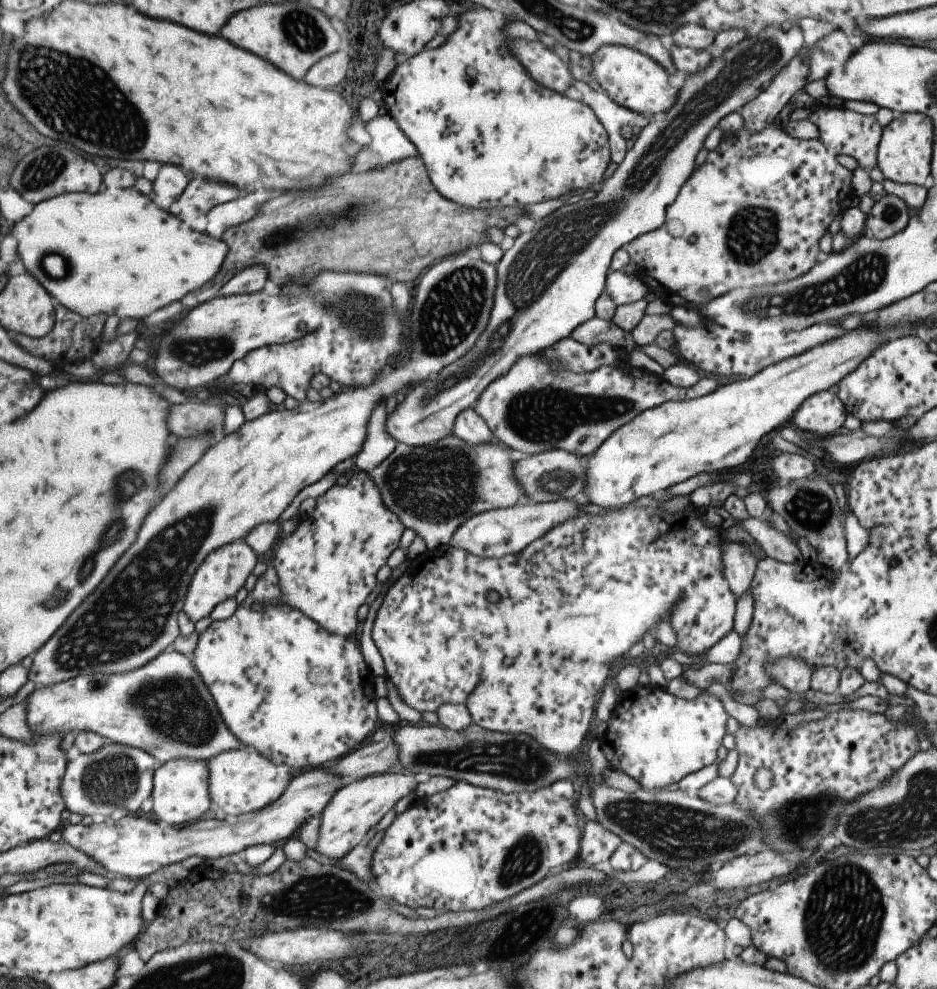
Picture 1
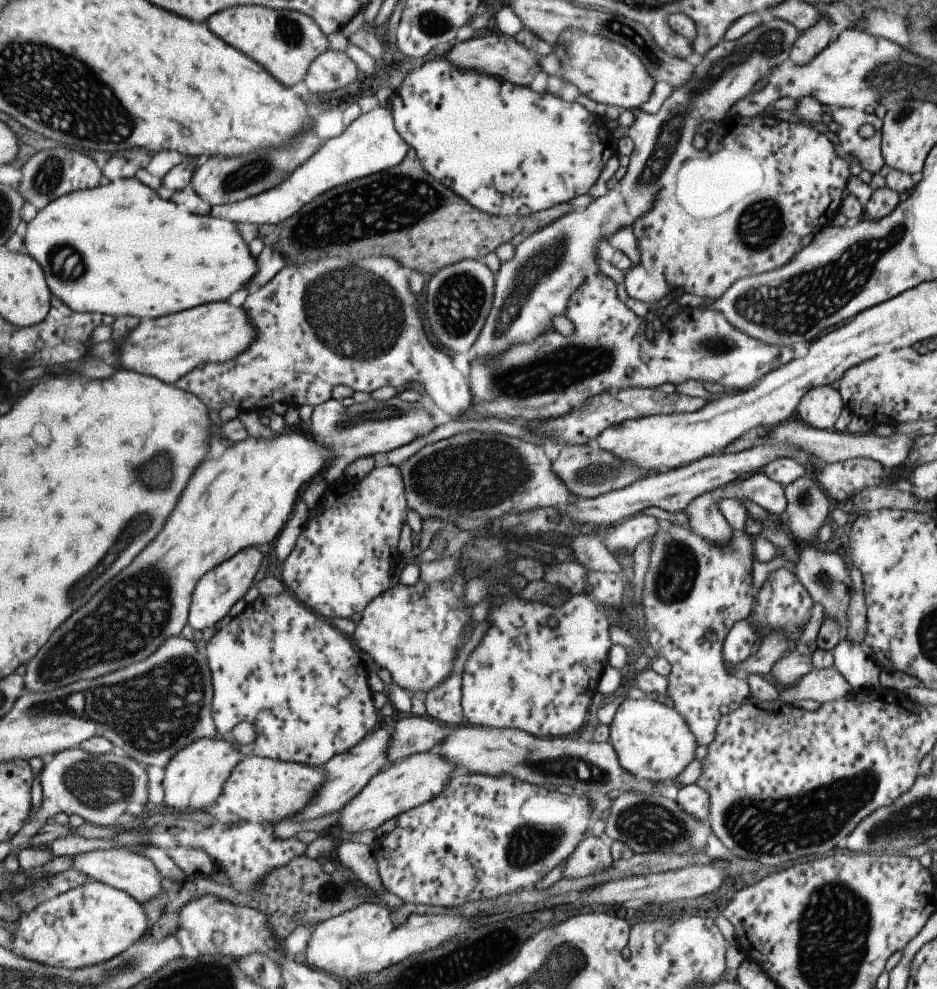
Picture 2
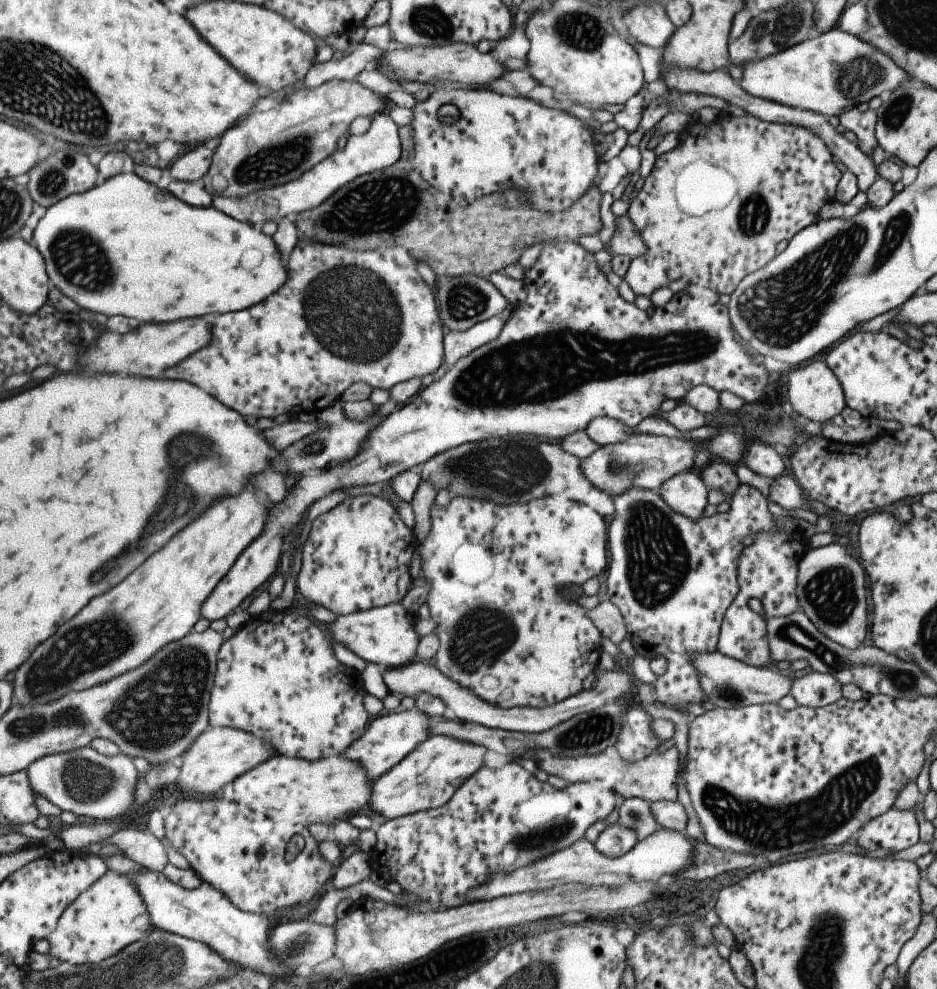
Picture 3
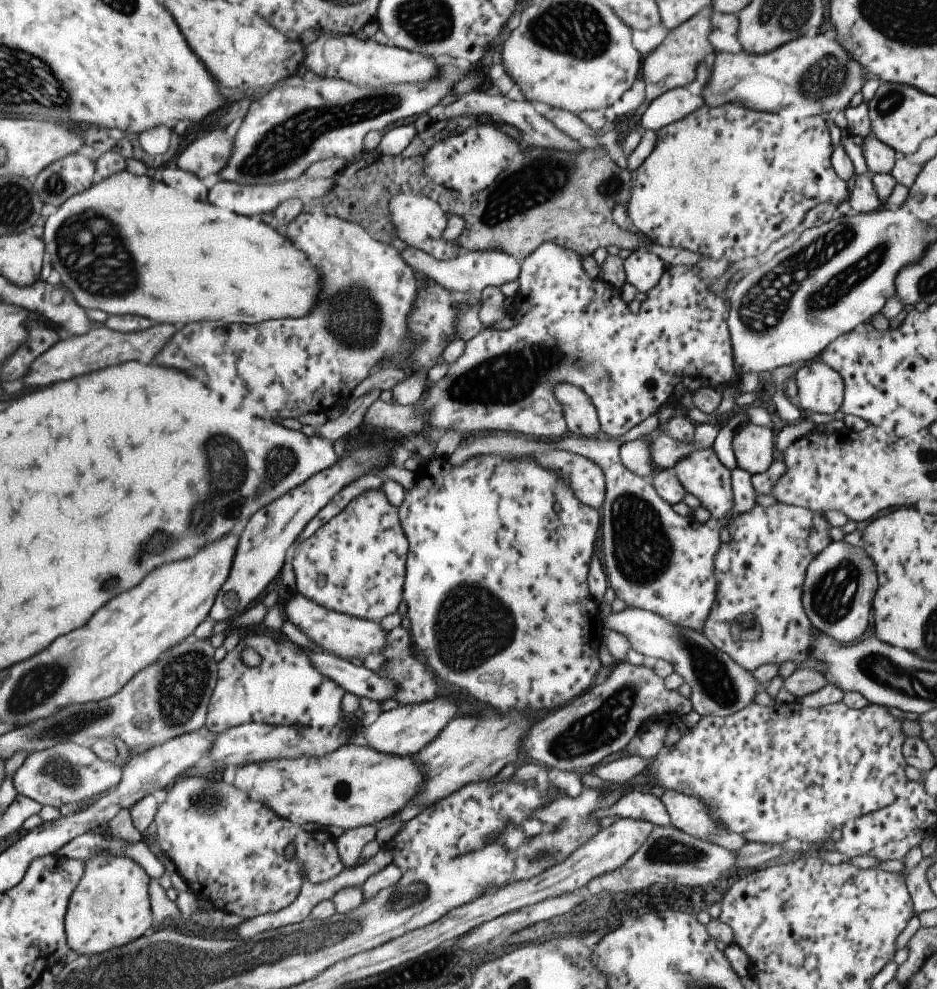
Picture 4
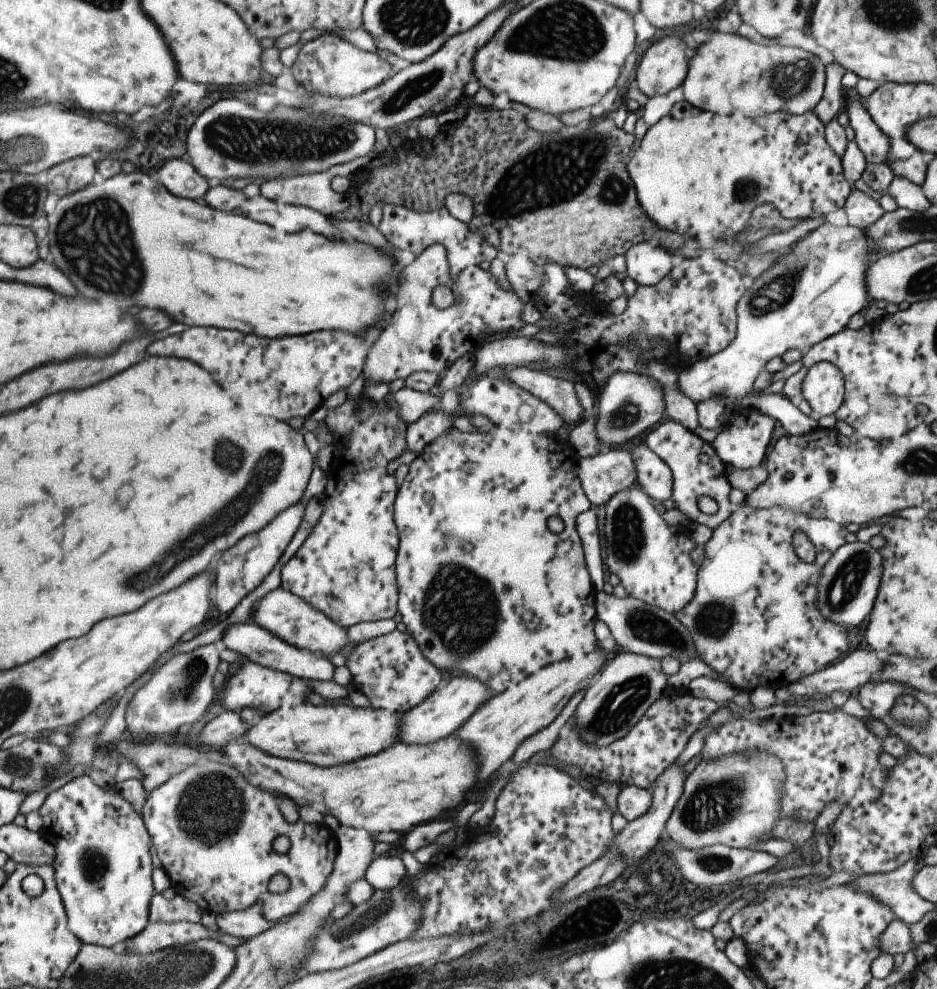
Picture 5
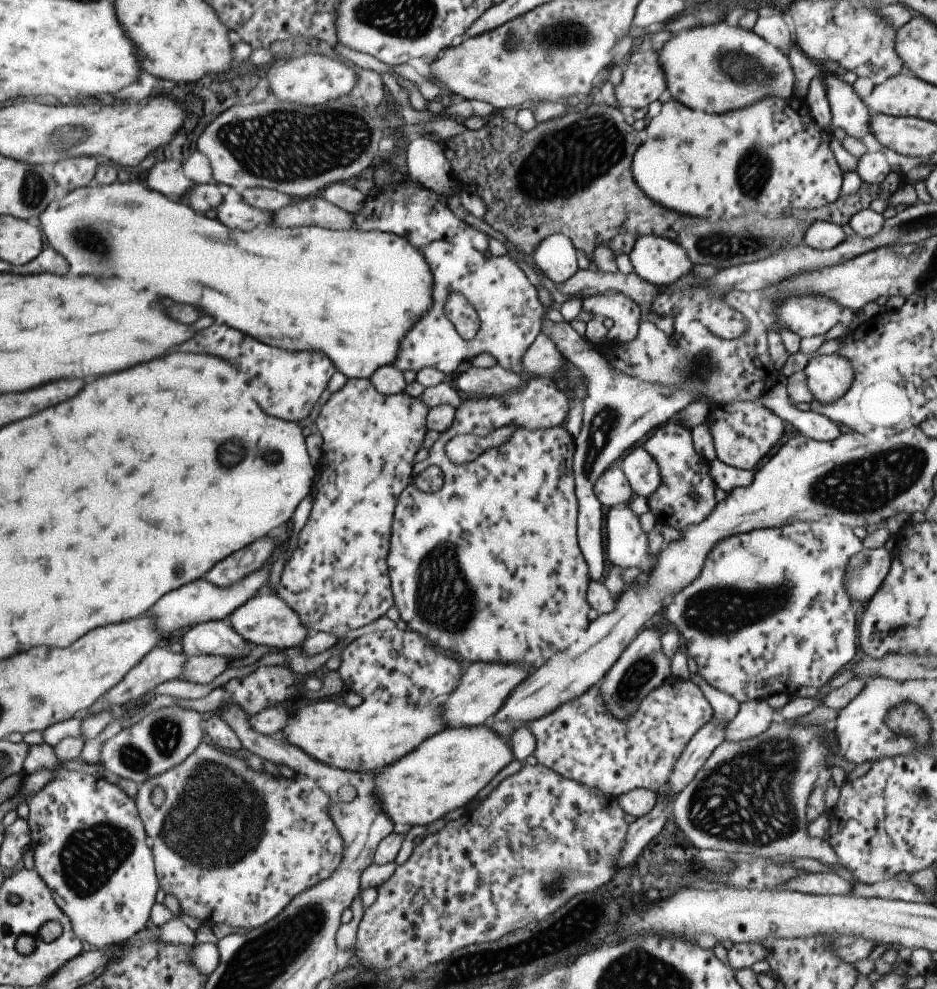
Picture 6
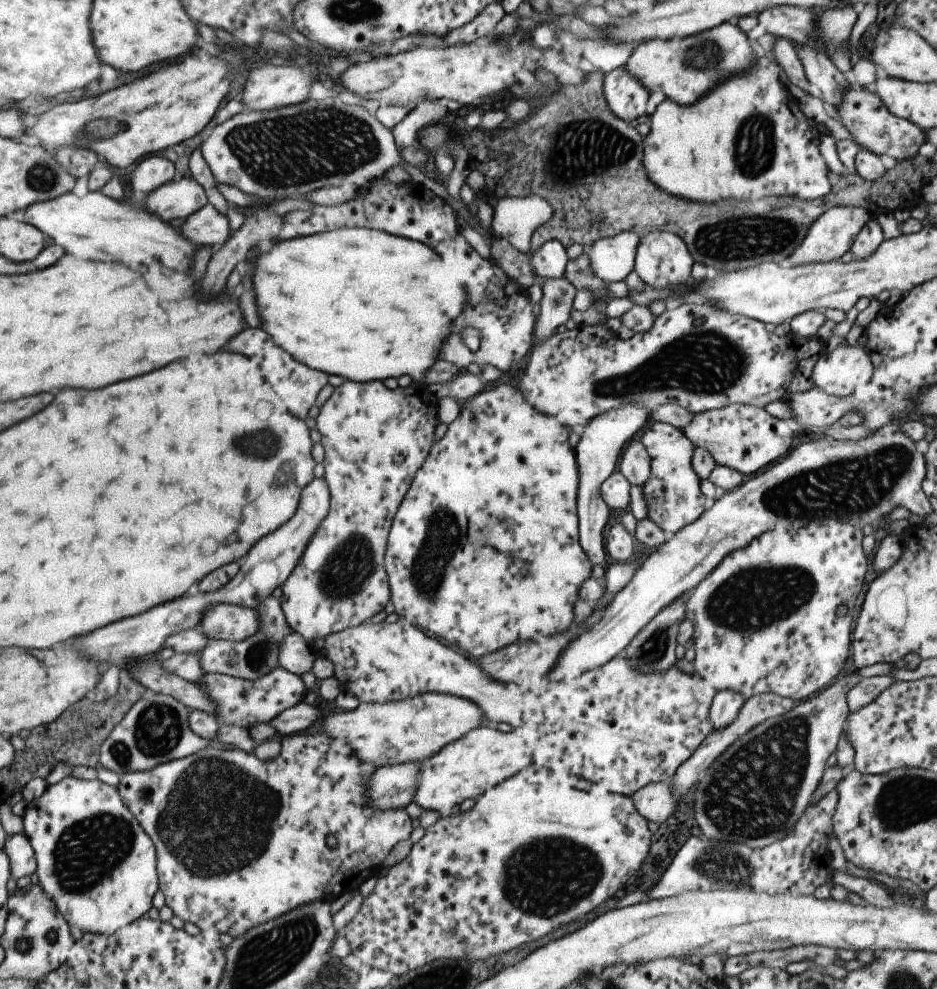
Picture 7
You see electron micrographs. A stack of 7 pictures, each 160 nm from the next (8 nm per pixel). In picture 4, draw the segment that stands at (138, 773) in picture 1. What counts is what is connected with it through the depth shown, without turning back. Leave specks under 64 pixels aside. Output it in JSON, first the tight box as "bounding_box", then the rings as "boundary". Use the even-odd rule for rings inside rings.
{"bounding_box":[13,742,132,808],"boundary":[[[63,742],[49,749],[28,754],[23,764],[13,774],[13,788],[17,795],[25,796],[41,807],[44,805],[59,808],[69,802],[83,805],[111,791],[121,780],[121,770],[129,762],[132,751],[123,744],[117,747],[113,762],[105,762],[91,752],[89,746]]]}

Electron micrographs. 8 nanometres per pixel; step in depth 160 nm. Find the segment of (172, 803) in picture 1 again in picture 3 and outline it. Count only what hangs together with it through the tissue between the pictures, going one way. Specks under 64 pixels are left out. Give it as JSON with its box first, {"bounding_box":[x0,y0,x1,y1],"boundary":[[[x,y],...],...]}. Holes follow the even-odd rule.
{"bounding_box":[175,727,275,798],"boundary":[[[208,727],[188,746],[185,756],[178,769],[178,778],[175,782],[177,790],[185,795],[196,798],[197,794],[219,795],[221,788],[233,782],[237,776],[264,762],[267,758],[275,756],[273,748],[261,744],[262,740],[244,730],[217,727]]]}

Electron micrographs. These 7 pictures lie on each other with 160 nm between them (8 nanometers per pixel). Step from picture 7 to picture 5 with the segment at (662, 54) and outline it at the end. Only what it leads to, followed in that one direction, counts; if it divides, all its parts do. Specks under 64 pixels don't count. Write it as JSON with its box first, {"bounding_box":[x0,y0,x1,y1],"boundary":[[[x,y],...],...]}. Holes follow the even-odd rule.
{"bounding_box":[680,29,824,116],"boundary":[[[707,29],[708,37],[699,43],[694,51],[688,53],[686,75],[680,84],[683,100],[697,110],[705,112],[741,112],[745,116],[761,116],[772,112],[783,112],[787,115],[800,115],[812,110],[819,102],[823,90],[824,65],[819,57],[810,52],[779,44],[762,46],[737,33],[720,33]]]}

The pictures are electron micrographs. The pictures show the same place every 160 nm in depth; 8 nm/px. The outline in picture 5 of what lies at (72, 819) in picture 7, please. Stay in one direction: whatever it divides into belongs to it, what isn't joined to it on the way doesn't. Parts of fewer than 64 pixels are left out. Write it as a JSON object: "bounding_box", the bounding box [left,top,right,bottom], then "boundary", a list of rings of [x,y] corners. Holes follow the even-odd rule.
{"bounding_box":[38,775,154,947],"boundary":[[[87,775],[77,776],[49,792],[38,810],[43,821],[41,834],[53,846],[55,886],[66,917],[66,928],[81,944],[109,947],[135,937],[148,924],[148,907],[154,893],[151,881],[151,842],[141,816],[117,792],[115,786],[99,788]]]}

